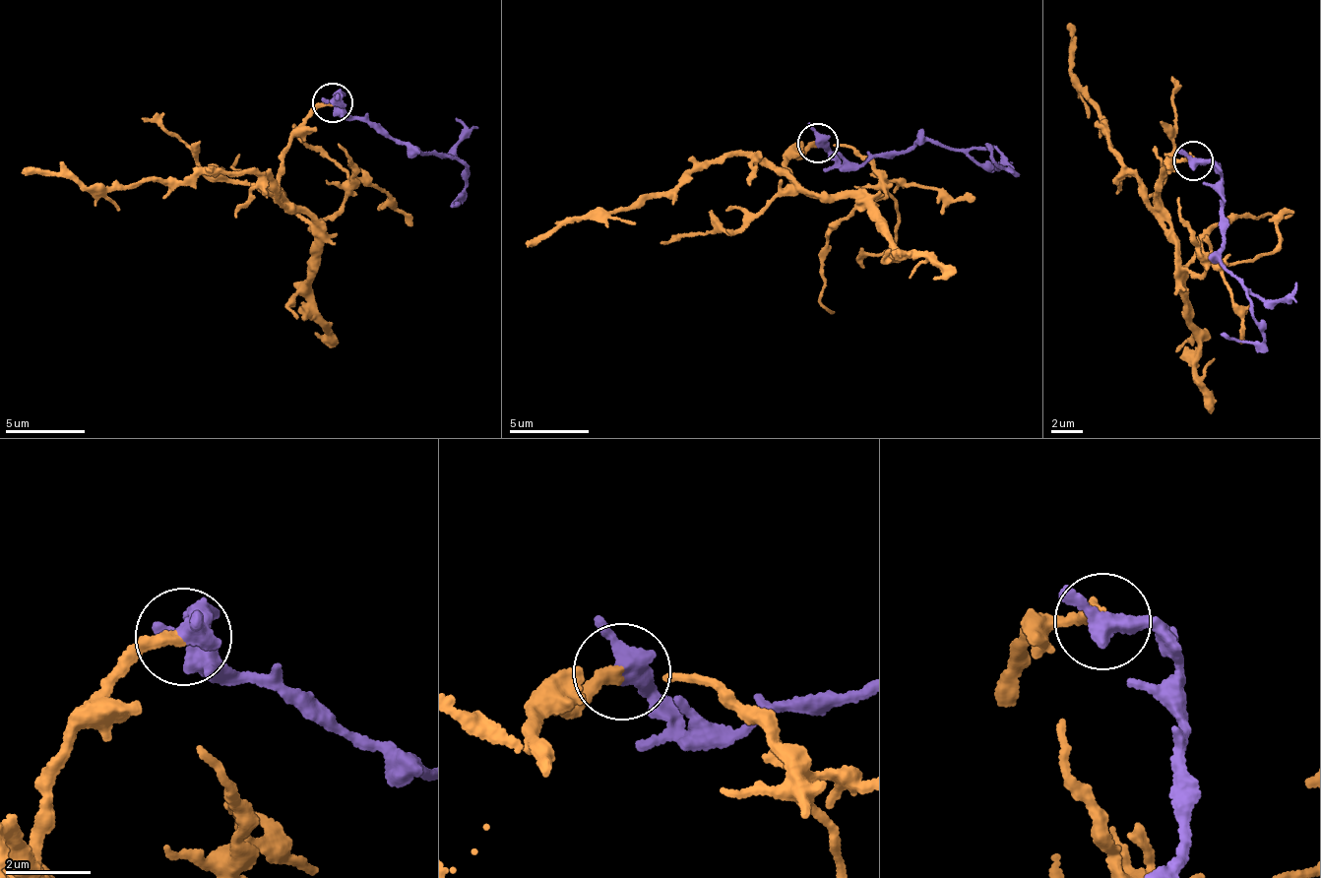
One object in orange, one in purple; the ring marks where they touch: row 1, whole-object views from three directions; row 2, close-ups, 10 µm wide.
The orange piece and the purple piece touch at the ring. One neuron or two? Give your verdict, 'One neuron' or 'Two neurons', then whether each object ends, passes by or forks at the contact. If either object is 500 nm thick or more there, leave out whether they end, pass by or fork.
One neuron. At the ring orange ends. At the ring purple passes by

